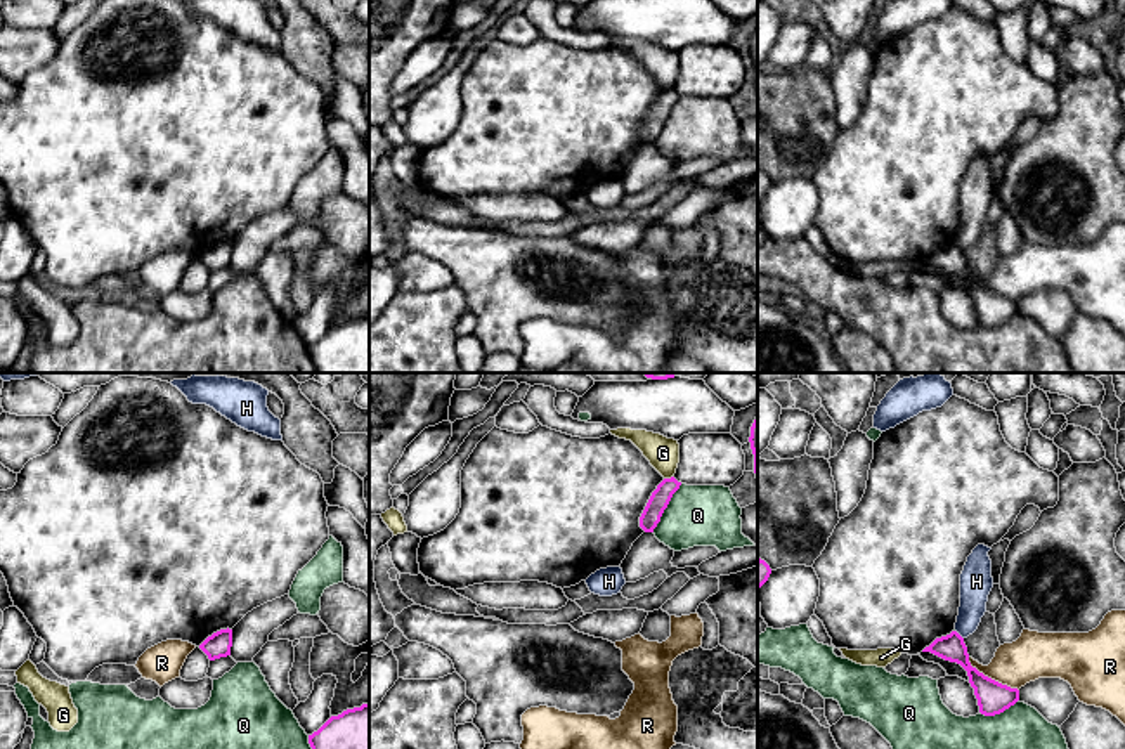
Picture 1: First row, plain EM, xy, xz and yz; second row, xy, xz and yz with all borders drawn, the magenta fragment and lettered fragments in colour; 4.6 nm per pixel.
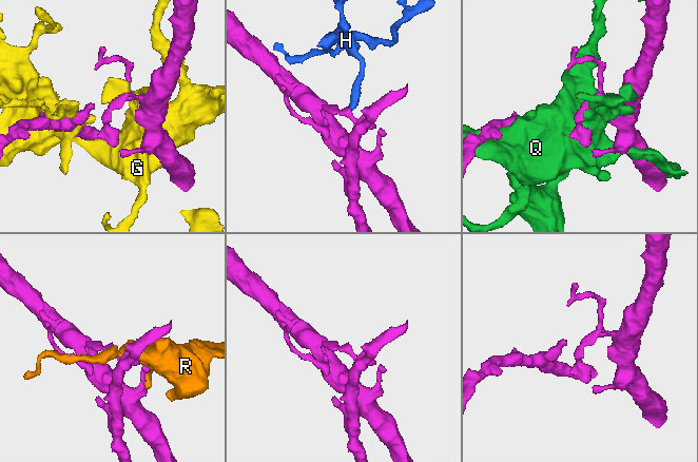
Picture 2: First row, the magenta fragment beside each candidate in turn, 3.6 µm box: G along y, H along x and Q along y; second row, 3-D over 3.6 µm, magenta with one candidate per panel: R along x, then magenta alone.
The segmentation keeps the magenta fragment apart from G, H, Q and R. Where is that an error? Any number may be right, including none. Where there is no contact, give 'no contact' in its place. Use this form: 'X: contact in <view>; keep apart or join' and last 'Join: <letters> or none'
G: contact in xz; keep apart
H: contact in yz; keep apart
Q: contact in xz; keep apart
R: contact in yz; keep apart
Join: none

